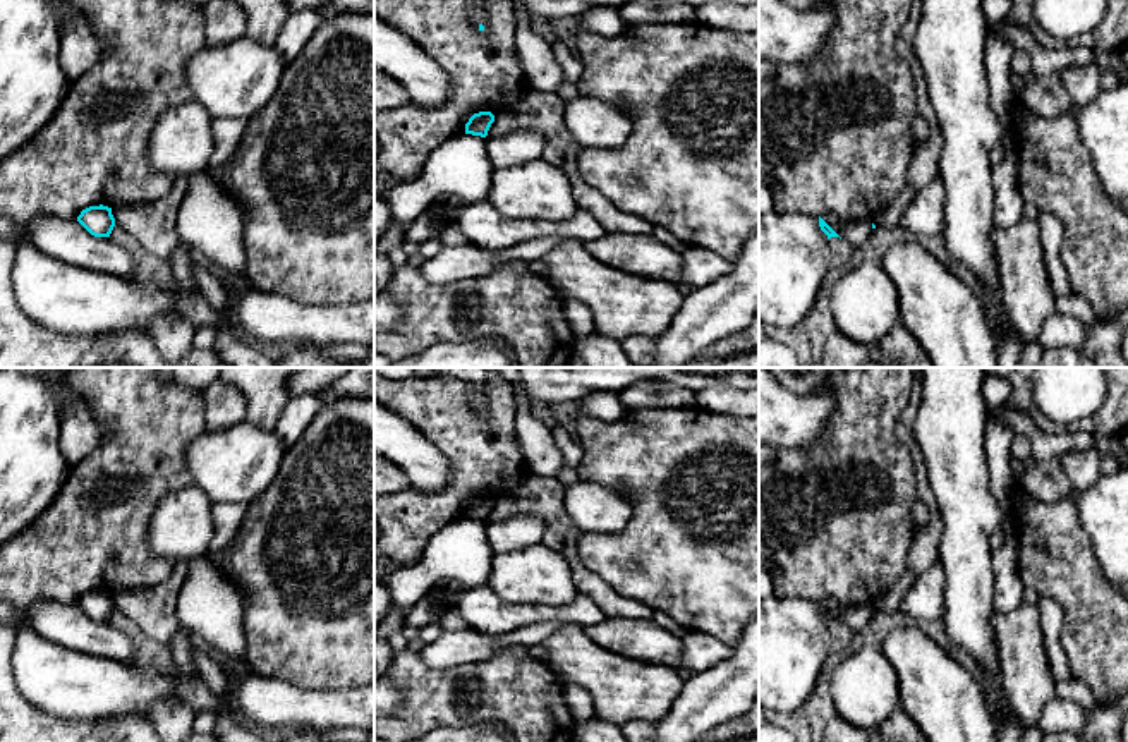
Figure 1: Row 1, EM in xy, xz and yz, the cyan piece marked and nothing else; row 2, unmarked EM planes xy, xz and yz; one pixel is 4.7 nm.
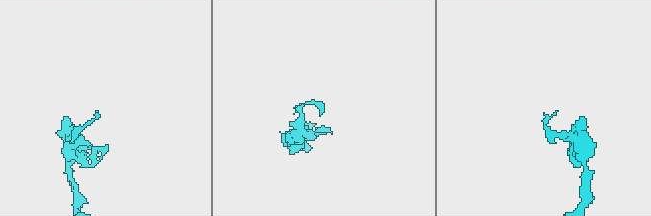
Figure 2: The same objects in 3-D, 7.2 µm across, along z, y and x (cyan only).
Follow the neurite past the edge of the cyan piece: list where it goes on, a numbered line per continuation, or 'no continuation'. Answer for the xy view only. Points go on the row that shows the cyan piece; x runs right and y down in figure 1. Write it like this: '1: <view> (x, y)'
no continuation

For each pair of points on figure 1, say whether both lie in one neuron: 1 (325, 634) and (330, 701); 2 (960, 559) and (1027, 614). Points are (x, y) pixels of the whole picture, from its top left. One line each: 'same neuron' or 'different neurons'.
1: different neurons
2: different neurons

